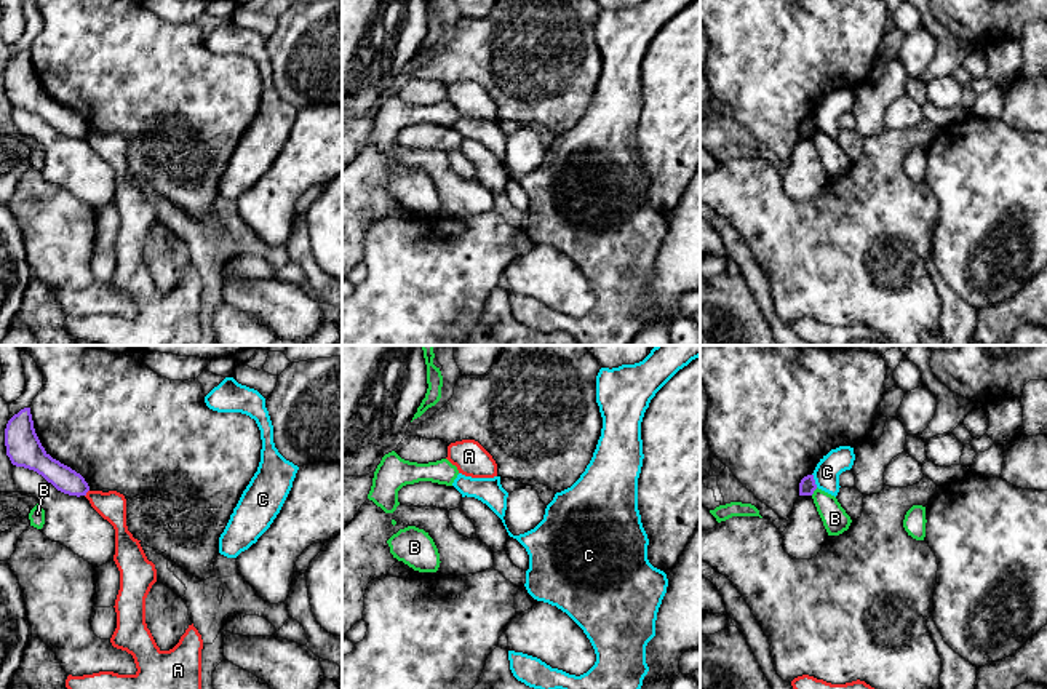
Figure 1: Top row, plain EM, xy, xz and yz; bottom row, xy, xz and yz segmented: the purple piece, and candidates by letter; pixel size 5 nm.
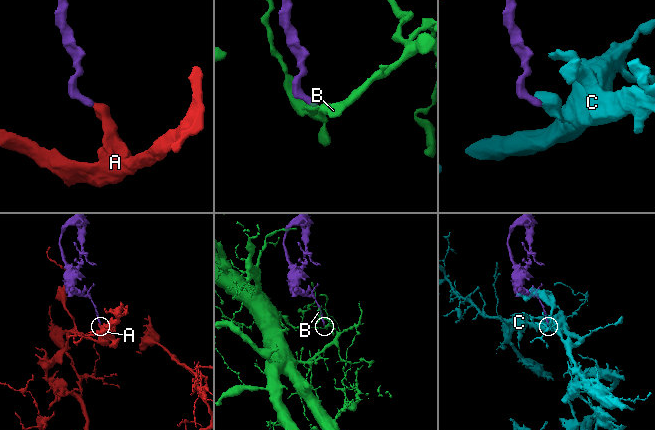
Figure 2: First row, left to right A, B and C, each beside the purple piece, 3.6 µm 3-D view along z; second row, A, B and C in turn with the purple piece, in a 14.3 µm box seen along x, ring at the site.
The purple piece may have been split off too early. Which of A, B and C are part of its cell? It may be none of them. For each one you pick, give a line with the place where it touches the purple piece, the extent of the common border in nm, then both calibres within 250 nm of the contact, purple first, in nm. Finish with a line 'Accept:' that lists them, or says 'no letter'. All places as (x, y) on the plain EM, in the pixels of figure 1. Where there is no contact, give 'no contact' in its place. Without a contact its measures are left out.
Accept: no letter

